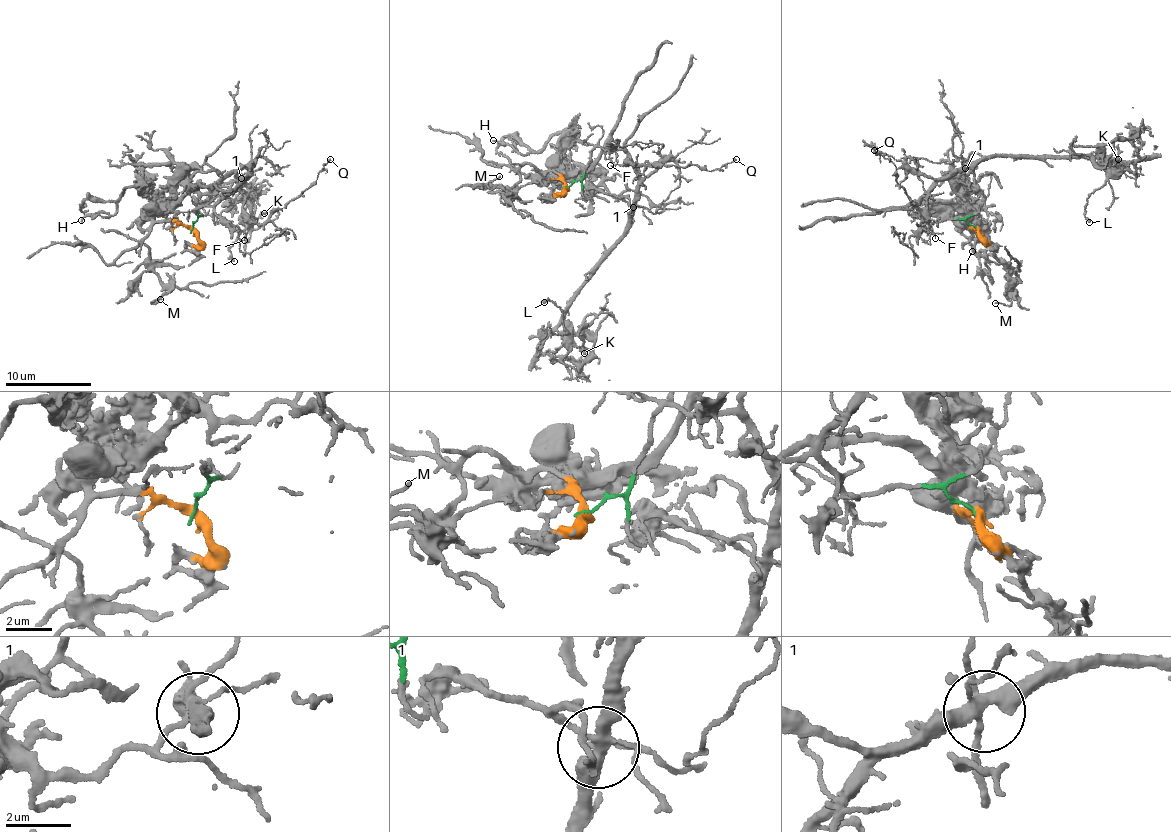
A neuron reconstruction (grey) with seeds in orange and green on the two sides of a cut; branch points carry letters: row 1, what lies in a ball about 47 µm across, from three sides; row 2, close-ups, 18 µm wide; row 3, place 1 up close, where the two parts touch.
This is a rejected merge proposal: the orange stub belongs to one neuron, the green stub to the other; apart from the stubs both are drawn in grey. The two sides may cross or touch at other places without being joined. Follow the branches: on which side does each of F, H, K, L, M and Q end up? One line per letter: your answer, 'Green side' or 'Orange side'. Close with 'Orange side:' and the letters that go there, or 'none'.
F: Green side
H: Orange side
K: Green side
L: Green side
M: Orange side
Q: Green side
Orange side: H, M

